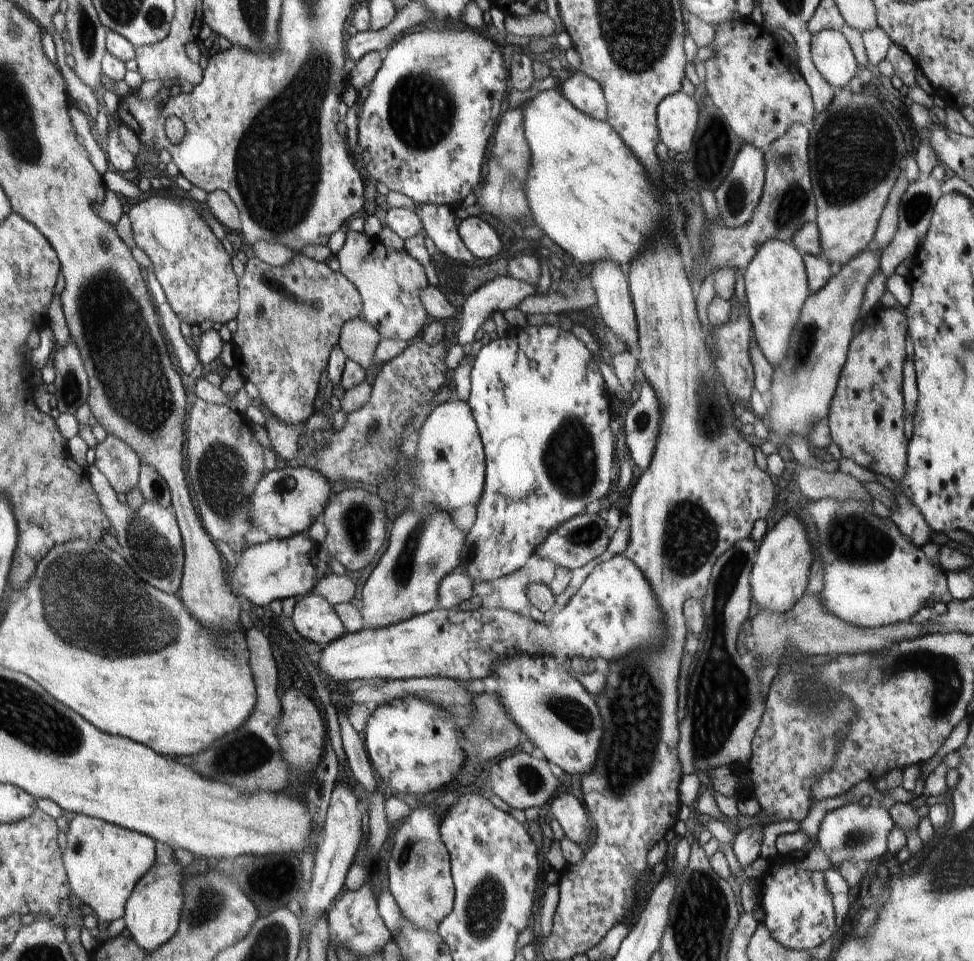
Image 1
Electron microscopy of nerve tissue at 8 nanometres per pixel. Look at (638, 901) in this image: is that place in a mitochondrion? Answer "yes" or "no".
no

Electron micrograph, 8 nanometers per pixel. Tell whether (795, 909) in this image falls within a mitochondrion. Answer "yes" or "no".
no

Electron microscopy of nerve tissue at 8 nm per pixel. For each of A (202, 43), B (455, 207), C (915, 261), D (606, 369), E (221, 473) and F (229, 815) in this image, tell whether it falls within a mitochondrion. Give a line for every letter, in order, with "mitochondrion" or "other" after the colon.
A: other
B: other
C: other
D: other
E: mitochondrion
F: other

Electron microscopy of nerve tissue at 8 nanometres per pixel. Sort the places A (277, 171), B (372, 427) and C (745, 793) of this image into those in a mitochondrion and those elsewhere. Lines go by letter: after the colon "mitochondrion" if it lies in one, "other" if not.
A: mitochondrion
B: mitochondrion
C: other

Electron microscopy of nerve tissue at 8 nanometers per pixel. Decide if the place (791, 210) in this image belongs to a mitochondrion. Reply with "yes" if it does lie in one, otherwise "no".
yes

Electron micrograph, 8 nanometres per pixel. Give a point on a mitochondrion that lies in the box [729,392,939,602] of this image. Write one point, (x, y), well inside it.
(848, 539)

